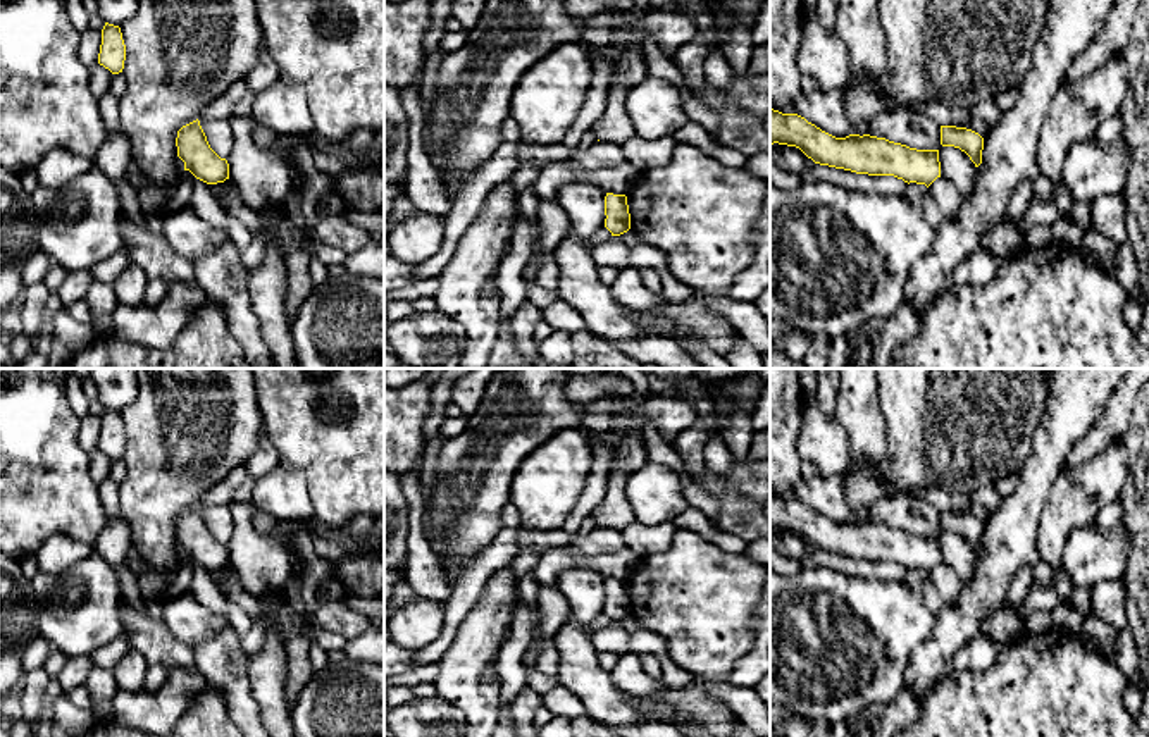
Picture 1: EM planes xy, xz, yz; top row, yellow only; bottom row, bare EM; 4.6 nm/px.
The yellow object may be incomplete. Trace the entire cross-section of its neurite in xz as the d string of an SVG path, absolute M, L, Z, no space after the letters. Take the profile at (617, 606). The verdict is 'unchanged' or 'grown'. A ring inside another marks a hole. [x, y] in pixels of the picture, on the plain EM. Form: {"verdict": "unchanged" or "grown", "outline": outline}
{"verdict": "unchanged", "outline": "M606 579L605 582L605 613L612 622L620 622L630 615L630 599L625 580Z"}

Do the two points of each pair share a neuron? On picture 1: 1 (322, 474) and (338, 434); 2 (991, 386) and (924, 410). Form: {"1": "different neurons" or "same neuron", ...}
{"1": "same neuron", "2": "same neuron"}

